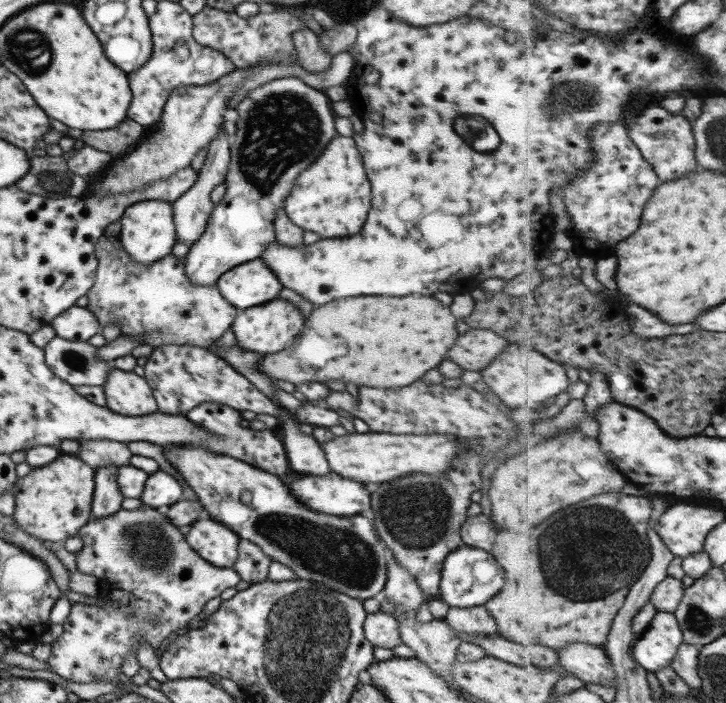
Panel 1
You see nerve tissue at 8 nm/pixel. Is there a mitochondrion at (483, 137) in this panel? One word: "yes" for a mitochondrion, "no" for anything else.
yes

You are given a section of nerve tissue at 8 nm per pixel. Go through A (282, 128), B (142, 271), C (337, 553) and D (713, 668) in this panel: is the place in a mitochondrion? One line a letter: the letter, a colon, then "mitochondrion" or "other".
A: mitochondrion
B: other
C: mitochondrion
D: mitochondrion

